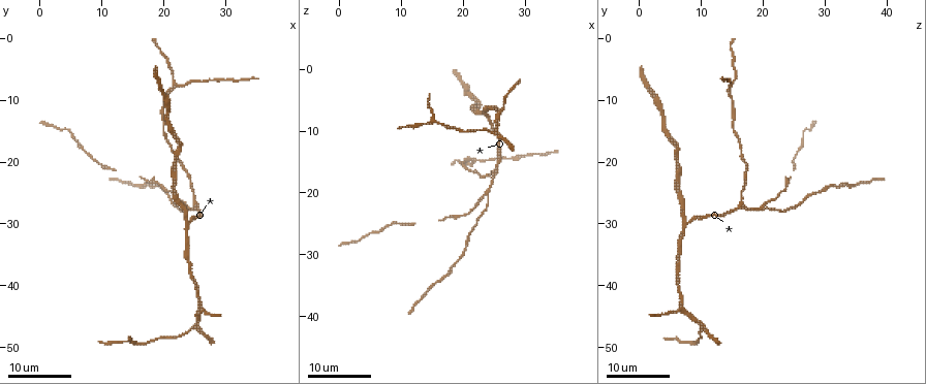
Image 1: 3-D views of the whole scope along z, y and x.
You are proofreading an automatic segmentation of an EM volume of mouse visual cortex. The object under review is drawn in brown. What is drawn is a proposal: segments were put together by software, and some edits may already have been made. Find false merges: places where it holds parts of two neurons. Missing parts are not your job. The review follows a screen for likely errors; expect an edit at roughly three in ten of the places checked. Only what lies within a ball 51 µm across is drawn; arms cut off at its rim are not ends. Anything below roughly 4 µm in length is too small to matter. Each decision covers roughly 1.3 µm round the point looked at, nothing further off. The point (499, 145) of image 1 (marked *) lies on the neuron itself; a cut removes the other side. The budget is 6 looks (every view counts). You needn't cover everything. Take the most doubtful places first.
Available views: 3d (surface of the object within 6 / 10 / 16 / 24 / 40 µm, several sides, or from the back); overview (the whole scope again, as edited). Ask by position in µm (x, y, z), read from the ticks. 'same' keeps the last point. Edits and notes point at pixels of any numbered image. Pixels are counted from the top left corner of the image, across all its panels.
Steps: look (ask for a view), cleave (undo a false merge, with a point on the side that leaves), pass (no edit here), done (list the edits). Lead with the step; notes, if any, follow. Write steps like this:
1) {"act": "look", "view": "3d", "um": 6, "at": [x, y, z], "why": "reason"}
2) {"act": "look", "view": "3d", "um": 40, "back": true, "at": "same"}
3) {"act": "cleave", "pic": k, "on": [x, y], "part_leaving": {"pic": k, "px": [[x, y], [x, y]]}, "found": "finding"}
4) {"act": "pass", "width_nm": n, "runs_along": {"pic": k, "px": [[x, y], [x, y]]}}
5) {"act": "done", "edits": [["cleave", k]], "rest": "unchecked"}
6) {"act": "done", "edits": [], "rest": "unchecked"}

{"act": "look", "view": "3d", "um": 16, "at": [23.5, 27.0, 20.0], "why": "three-way junction"}

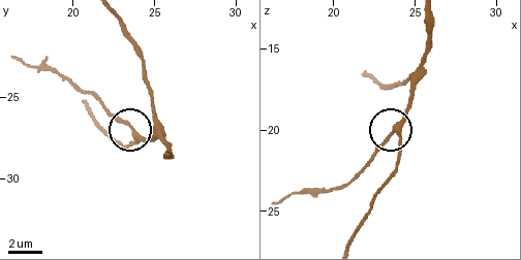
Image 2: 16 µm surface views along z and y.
{"act": "look", "view": "3d", "um": 6, "at": [23.7, 27.4, 19.9]}

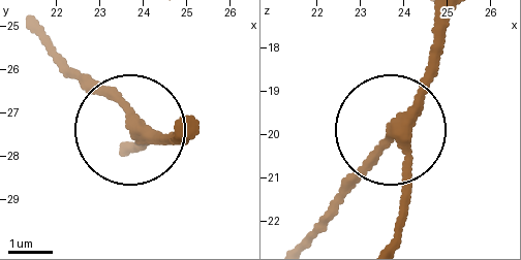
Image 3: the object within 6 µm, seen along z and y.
{"act": "pass", "runs_along": {"pic": 3, "px": [[447, 27], [432, 83], [395, 138], [406, 171], [395, 238]]}, "found": "continuous, no second neuron"}

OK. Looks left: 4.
{"act": "look", "view": "3d", "um": 24, "at": [26.0, 44.0, 6.5], "why": "three-way junction"}

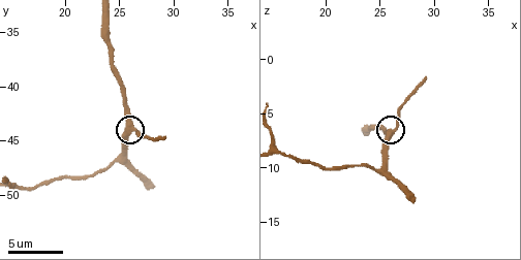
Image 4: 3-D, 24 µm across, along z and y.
{"act": "look", "view": "3d", "um": 10, "at": [26.4, 44.0, 6.8], "why": "closer look"}

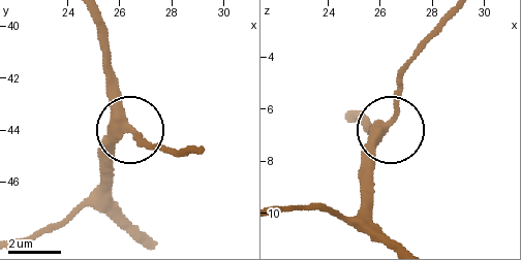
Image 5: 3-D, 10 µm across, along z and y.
{"act": "pass", "arms": 3, "runs_along": {"pic": 5, "px": [[93, 21], [111, 107], [143, 140]]}, "found": "all the same neuron"}

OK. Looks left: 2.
{"act": "look", "view": "3d", "um": 24, "at": [22.0, 8.0, 14.5], "why": "thin arm on a thick one"}

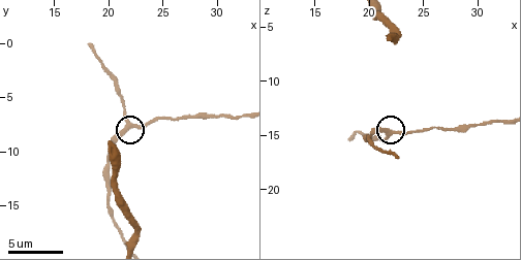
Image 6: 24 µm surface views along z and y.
{"act": "look", "view": "3d", "um": 6, "at": [22.0, 7.4, 14.8], "why": "zoom in"}

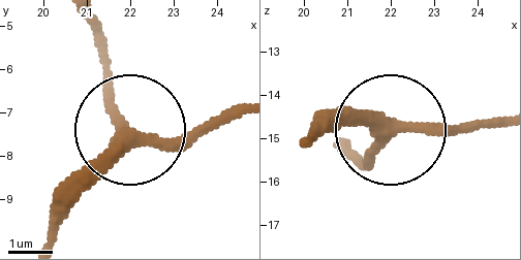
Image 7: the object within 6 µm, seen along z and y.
{"act": "pass", "width_nm": 290, "found": "all the same neuron"}

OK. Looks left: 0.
{"act": "done", "edits": [], "rest": "unchecked"}

